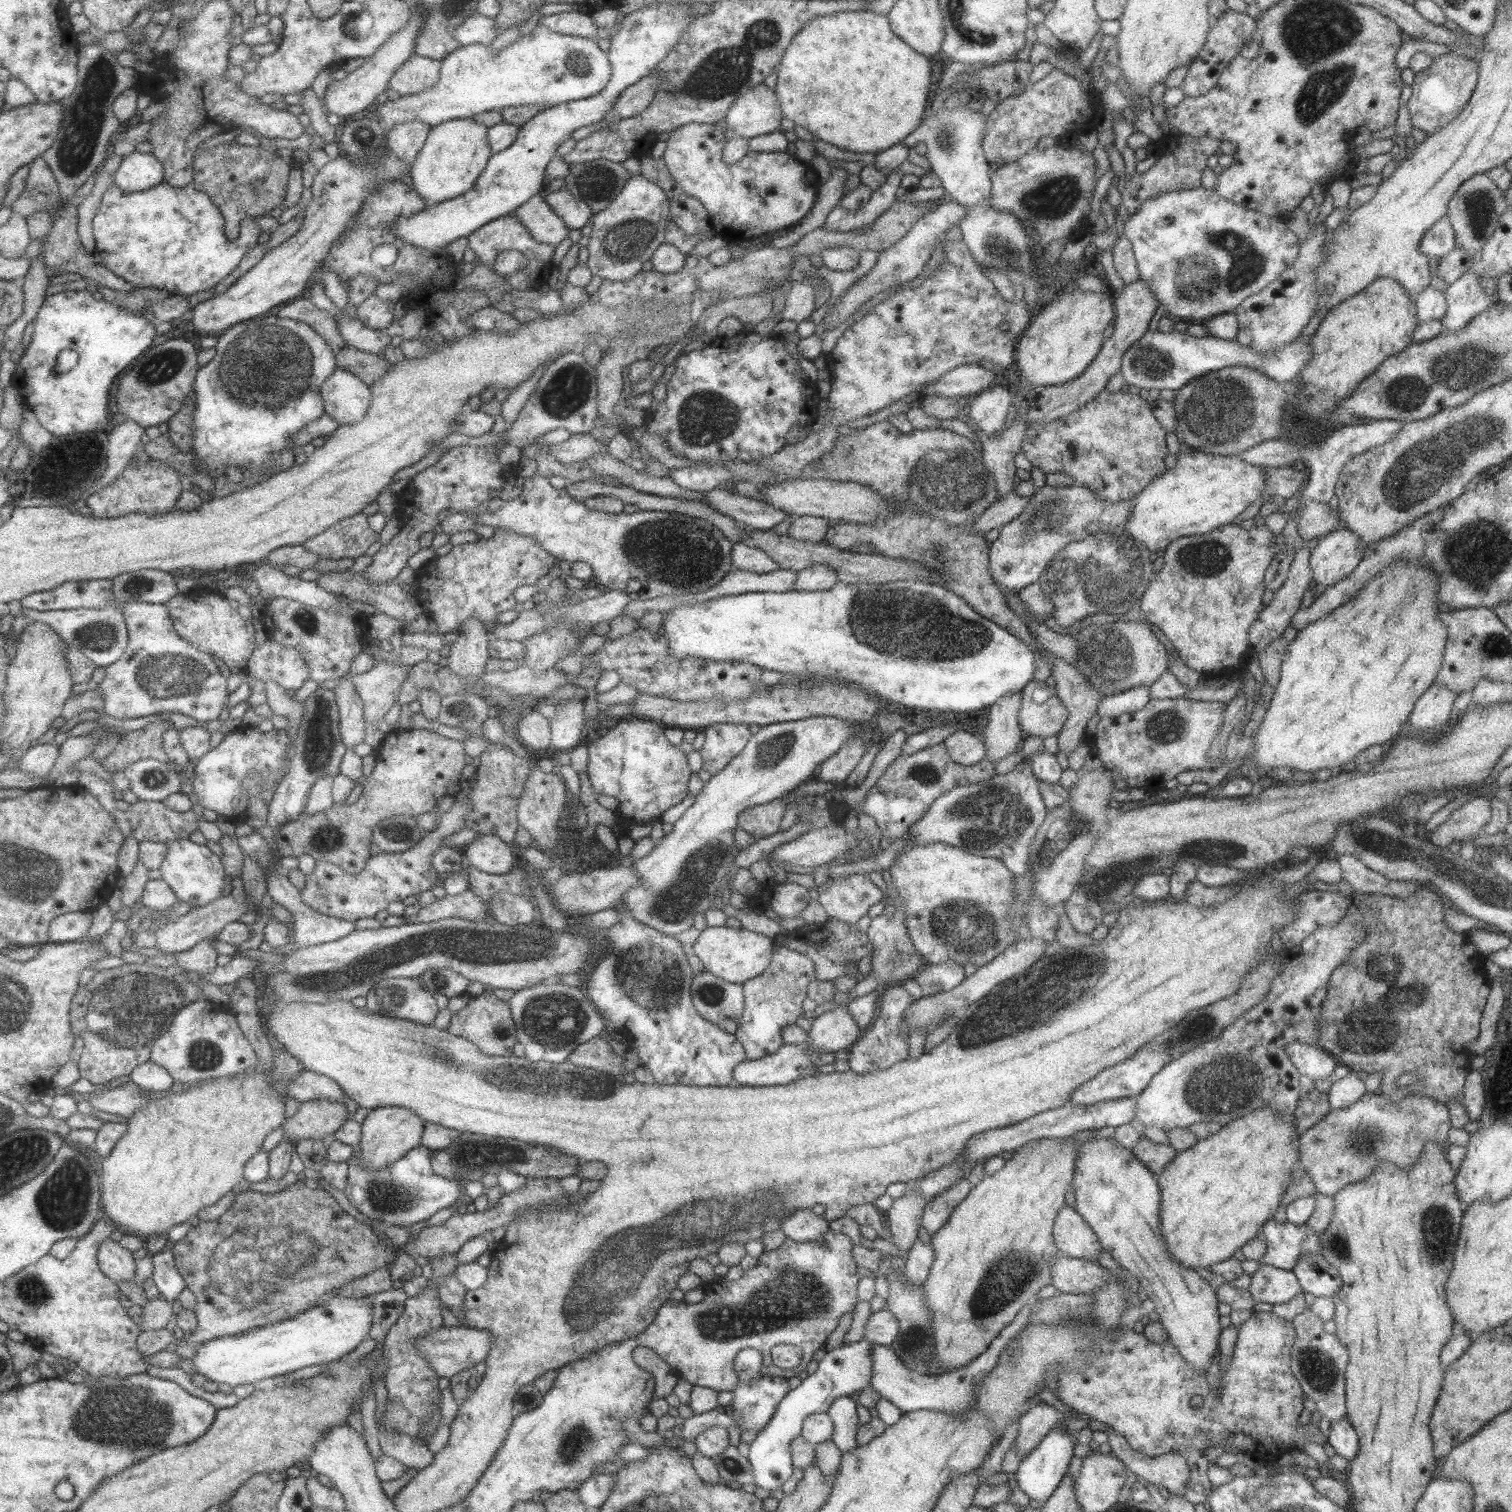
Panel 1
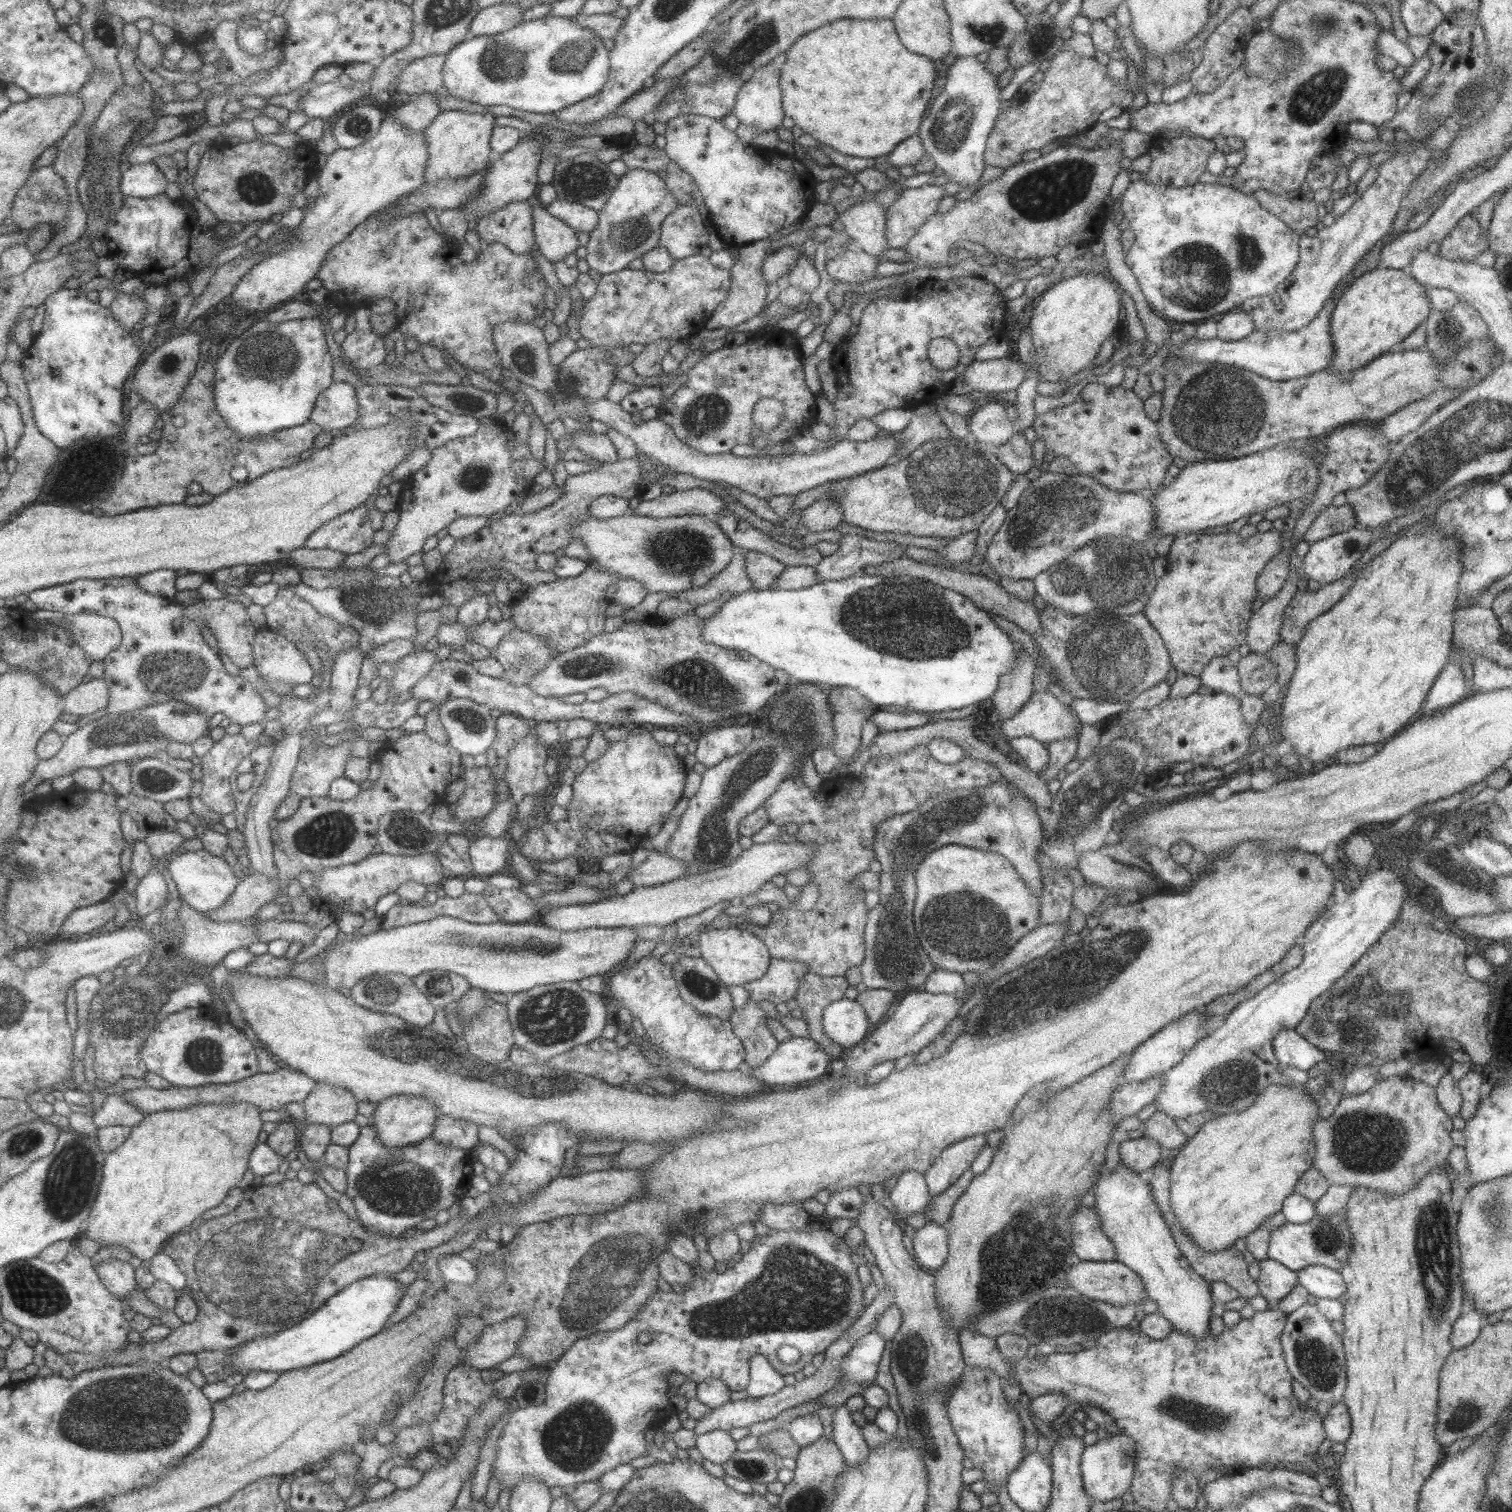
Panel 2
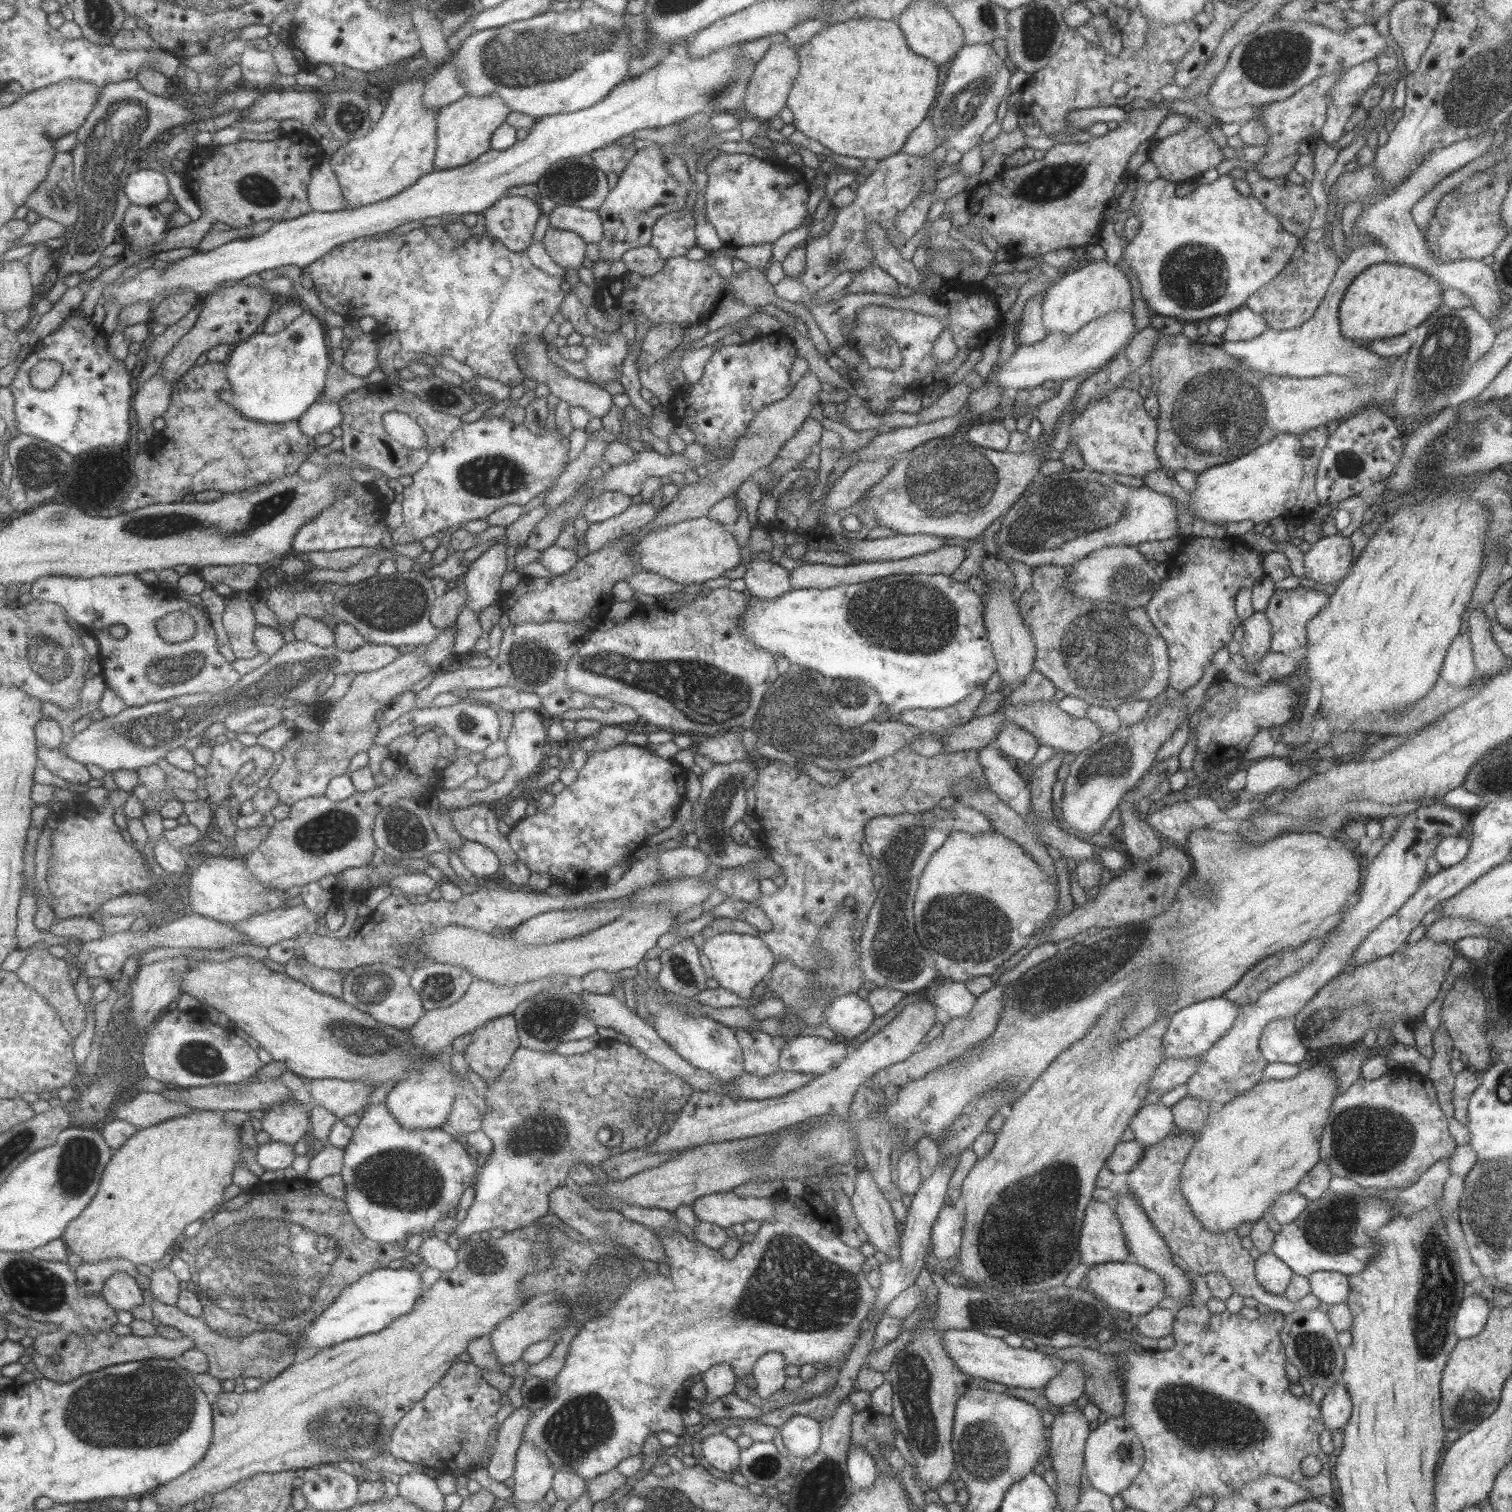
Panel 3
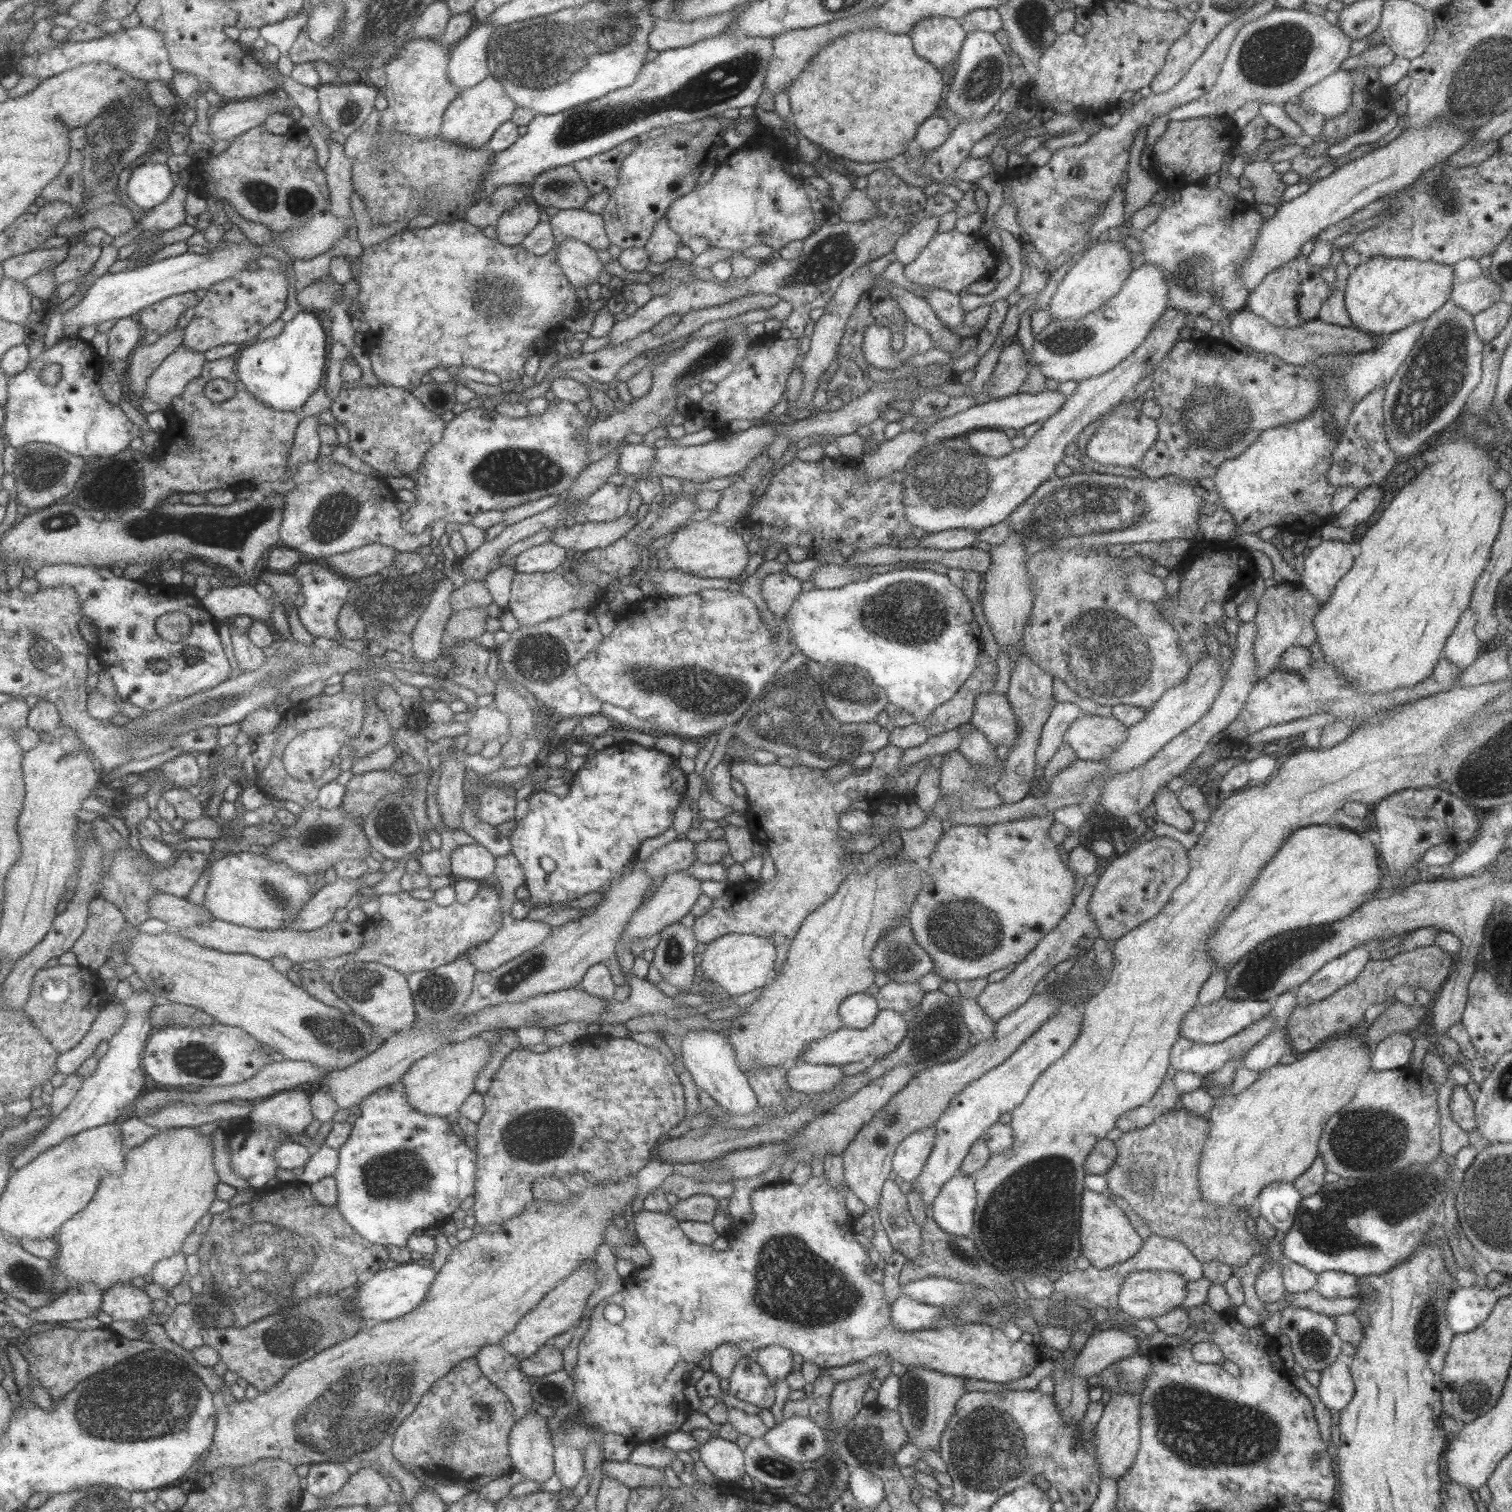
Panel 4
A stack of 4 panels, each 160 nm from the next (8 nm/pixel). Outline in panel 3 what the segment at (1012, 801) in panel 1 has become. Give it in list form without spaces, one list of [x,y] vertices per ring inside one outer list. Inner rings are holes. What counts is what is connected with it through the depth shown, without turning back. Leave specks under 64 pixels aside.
[[[956,797],[951,808],[939,808],[935,805],[925,812],[879,815],[870,819],[863,826],[863,839],[880,864],[877,873],[883,883],[876,890],[876,899],[868,910],[863,933],[858,938],[859,965],[863,978],[871,980],[877,987],[911,994],[913,990],[921,990],[929,982],[937,980],[935,961],[927,949],[921,946],[914,929],[912,906],[922,870],[929,857],[951,832],[981,836],[987,832],[995,832],[995,829],[991,829],[986,816],[969,808]]]

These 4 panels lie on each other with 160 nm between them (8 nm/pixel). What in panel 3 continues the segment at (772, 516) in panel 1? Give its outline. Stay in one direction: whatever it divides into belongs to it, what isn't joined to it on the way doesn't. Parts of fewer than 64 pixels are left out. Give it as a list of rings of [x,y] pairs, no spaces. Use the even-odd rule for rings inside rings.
[[[639,503],[628,506],[623,512],[608,518],[607,520],[589,523],[583,534],[583,542],[588,552],[603,548],[620,536],[636,531],[646,522],[649,522],[656,514],[657,509],[651,503]]]

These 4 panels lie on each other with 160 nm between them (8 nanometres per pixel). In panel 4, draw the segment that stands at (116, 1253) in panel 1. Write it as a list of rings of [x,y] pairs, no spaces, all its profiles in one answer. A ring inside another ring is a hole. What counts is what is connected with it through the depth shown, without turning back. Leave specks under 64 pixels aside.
[[[120,1282],[104,1291],[101,1310],[114,1321],[146,1322],[153,1316],[153,1298],[129,1282]]]

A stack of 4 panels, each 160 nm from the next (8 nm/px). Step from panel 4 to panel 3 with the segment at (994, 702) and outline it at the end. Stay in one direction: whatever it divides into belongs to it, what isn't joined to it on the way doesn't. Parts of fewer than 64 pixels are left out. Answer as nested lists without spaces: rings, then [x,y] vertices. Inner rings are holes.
[[[1003,722],[994,745],[1007,758],[1016,759],[1027,769],[1039,747],[1038,742],[1029,732],[1025,732],[1017,724],[1007,724],[1007,722]]]

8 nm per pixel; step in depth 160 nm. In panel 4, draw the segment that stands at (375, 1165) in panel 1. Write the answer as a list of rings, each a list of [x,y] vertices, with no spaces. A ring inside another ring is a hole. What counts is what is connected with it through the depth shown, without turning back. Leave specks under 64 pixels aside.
[[[469,1037],[459,1042],[445,1043],[419,1058],[400,1078],[408,1103],[424,1115],[445,1117],[457,1111],[474,1091],[474,1078],[488,1063],[491,1049],[489,1042]]]

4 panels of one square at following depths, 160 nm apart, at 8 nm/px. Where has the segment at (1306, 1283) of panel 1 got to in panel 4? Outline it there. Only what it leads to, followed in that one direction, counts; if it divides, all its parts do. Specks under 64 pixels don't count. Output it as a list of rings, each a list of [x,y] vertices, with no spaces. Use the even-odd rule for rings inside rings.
[[[1339,1271],[1317,1273],[1315,1290],[1325,1298],[1349,1298],[1357,1295],[1358,1277]]]

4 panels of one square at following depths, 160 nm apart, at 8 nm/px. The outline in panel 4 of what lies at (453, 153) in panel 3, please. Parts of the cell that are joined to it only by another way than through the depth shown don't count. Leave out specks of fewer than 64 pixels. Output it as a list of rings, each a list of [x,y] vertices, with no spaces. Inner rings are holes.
[[[489,74],[479,84],[458,91],[442,114],[440,134],[444,141],[457,143],[465,148],[483,147],[495,129],[512,117],[516,104],[504,91],[499,80]]]

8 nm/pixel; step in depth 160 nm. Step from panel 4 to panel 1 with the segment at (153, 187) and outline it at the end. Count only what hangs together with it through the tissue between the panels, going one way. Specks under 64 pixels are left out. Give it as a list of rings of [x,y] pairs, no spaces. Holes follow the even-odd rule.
[[[135,151],[122,159],[112,179],[123,190],[145,192],[165,182],[165,168],[153,153]]]

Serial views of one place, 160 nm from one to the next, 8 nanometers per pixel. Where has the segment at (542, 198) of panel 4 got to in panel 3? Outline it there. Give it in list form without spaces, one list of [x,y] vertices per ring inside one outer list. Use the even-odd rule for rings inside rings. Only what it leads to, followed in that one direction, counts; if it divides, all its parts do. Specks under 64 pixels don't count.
[[[589,154],[555,162],[535,183],[539,196],[547,196],[556,205],[573,206],[587,210],[599,209],[608,193],[605,174],[594,165]]]

